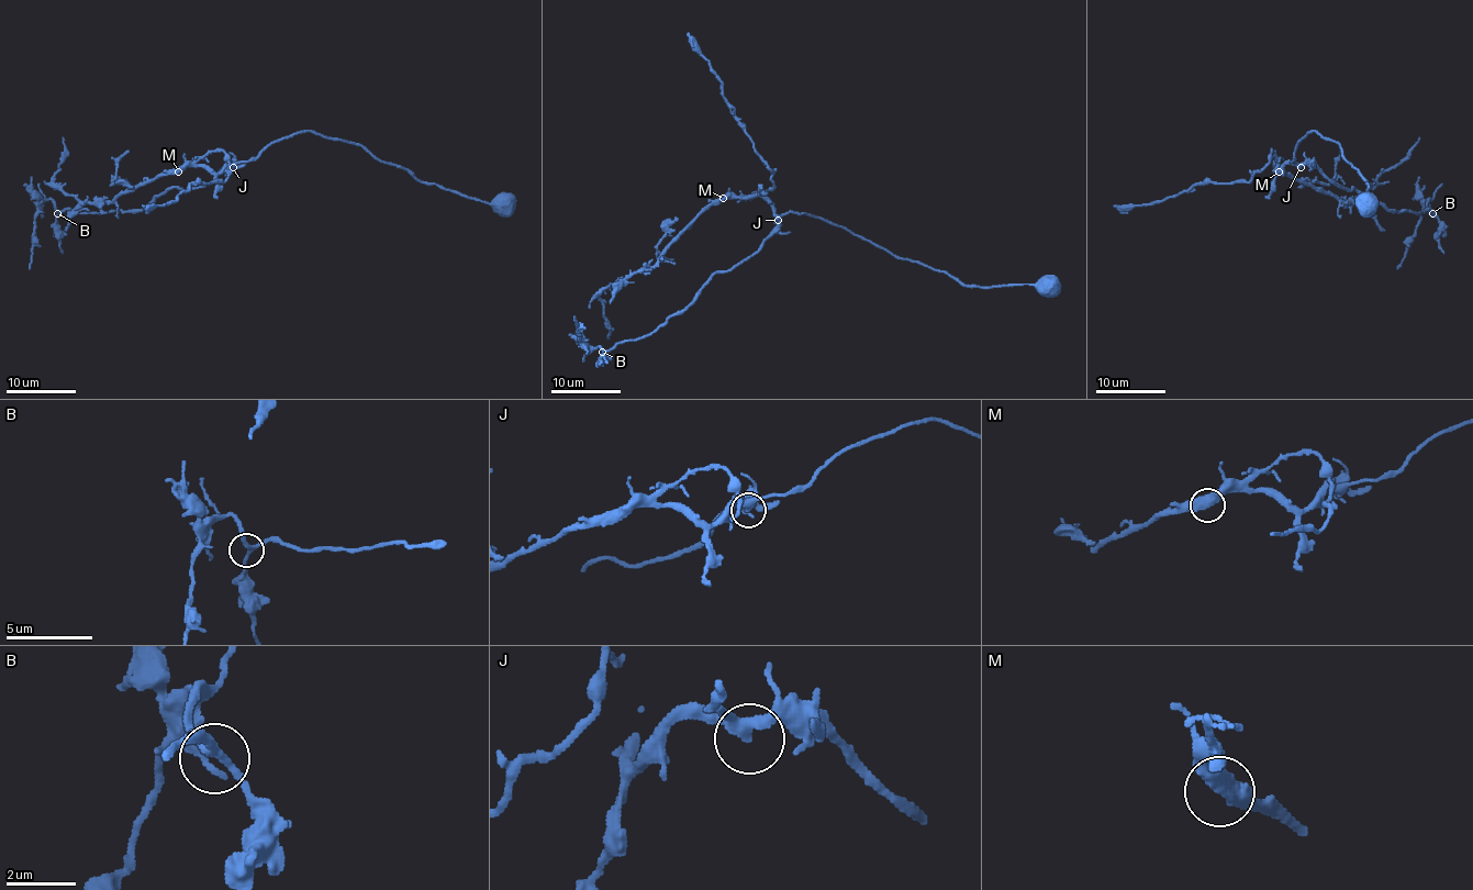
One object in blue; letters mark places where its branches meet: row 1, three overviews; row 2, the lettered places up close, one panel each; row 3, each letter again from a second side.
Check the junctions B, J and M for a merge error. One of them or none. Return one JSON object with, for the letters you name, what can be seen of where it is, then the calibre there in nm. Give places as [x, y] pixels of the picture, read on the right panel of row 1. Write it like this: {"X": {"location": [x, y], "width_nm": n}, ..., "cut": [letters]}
{"M": {"location": [1279, 171], "width_nm": 440}, "cut": ["M"]}

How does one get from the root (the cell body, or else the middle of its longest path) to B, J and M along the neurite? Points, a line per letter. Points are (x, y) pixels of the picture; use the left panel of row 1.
B: (501, 202), (422, 184), (359, 145), (301, 131), (227, 164), (210, 184), (171, 187), (141, 210), (57, 213)
J: (501, 202), (489, 204), (435, 184), (422, 184), (359, 145), (312, 131), (269, 143), (255, 157), (233, 167)
M: (501, 202), (422, 184), (359, 145), (312, 131), (269, 143), (255, 157), (219, 173), (201, 166), (178, 171)

